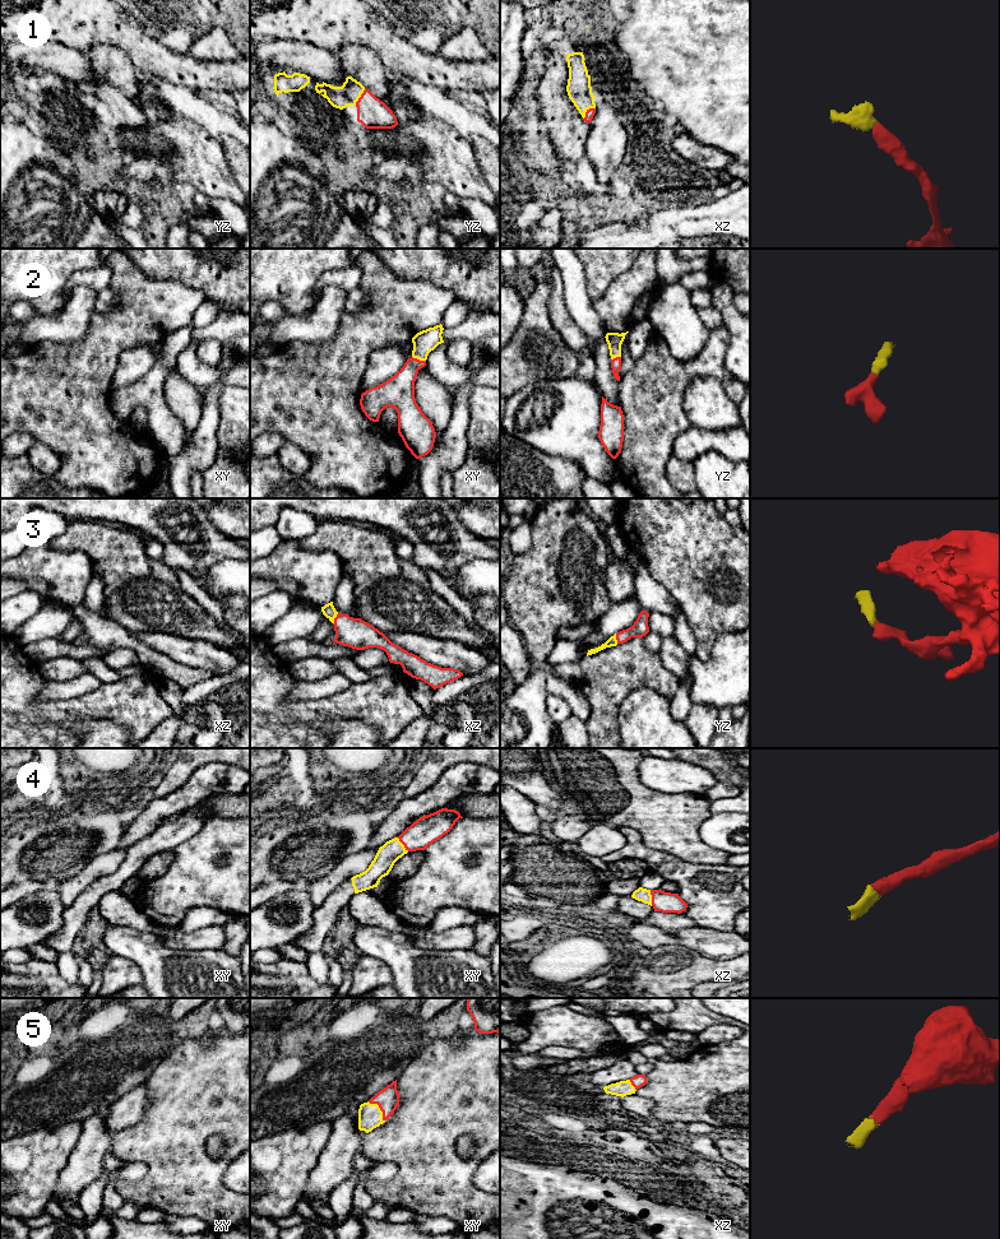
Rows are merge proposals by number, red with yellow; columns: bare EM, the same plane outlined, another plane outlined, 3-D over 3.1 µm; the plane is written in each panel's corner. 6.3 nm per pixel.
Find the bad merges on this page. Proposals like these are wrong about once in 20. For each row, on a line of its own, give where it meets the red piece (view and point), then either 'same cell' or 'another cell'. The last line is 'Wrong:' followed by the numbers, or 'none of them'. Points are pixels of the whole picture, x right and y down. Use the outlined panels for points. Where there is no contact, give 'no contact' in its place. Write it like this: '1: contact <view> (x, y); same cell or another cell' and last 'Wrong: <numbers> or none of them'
1: contact yz (360, 97); same cell
2: contact xy (419, 360); same cell
3: contact xz (334, 618); same cell
4: contact xz (652, 898); same cell
5: contact xy (379, 1107); same cell
Wrong: none of them

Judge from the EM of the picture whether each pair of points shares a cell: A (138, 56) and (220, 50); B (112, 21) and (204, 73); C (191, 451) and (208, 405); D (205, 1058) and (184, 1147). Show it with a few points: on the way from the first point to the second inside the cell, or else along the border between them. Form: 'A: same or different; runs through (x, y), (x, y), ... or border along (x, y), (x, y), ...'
A: different; border along (190, 52), (198, 59), (220, 60)
B: same; runs through (135, 40), (156, 60), (175, 69), (181, 69)
C: same; runs through (203, 440), (208, 426), (208, 417)
D: same; runs through (205, 1080), (191, 1096), (184, 1112), (184, 1126)

